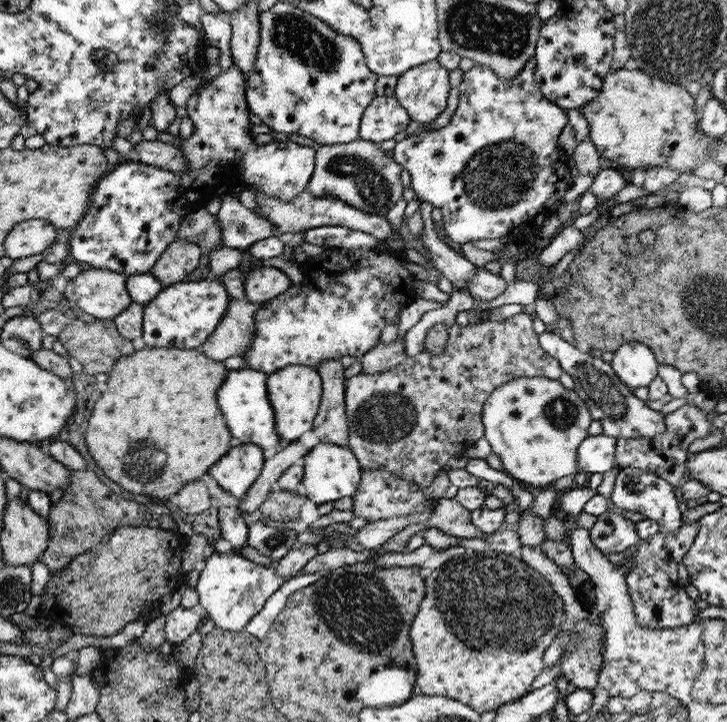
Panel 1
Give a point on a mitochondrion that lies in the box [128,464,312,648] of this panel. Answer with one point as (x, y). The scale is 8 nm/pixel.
(275, 540)

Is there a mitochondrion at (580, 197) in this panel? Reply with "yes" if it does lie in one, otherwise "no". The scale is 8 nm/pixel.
no

